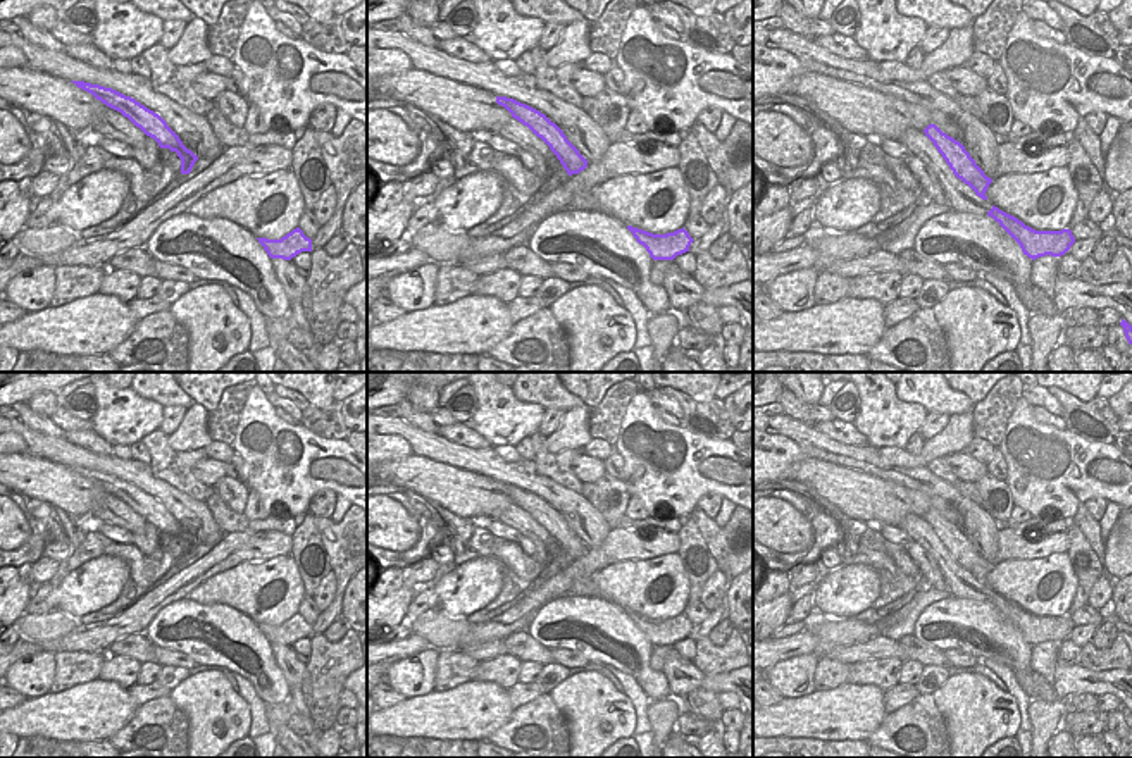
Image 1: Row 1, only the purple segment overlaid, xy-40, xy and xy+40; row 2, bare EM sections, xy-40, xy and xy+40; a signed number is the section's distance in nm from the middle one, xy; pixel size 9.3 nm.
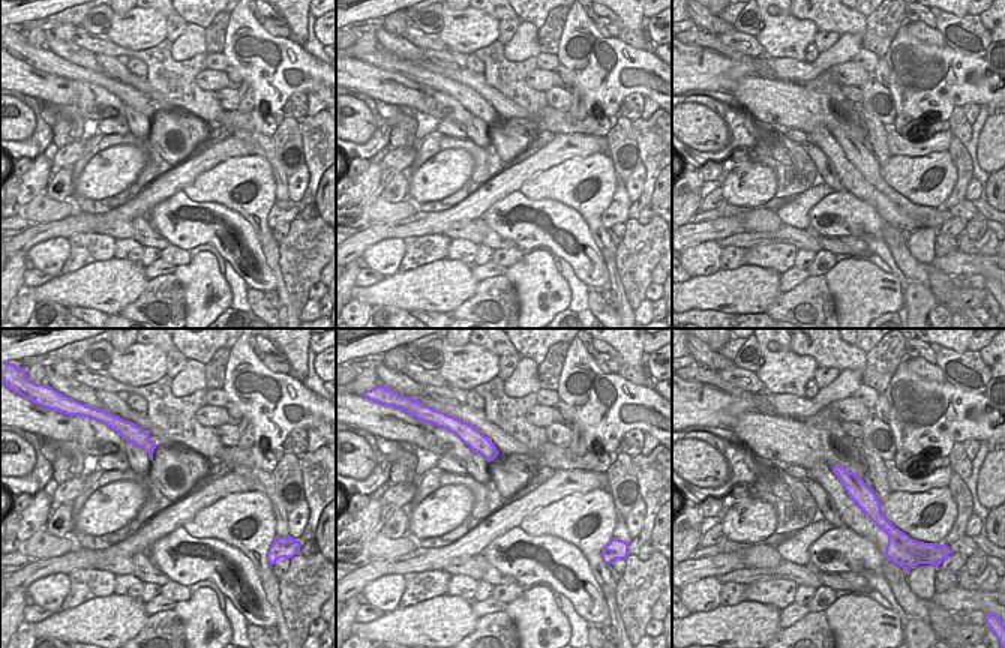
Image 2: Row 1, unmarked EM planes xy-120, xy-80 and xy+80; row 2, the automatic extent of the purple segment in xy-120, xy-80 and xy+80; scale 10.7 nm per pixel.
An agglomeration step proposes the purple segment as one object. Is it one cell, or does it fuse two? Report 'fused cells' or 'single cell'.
fused cells

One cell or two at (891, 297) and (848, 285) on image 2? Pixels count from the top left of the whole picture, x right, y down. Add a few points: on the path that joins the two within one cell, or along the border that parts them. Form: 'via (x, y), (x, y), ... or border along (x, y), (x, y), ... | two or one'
via (881, 293), (863, 293), (858, 288) | one

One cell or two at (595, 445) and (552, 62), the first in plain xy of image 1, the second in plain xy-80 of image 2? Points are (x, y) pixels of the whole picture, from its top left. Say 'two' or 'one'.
one

